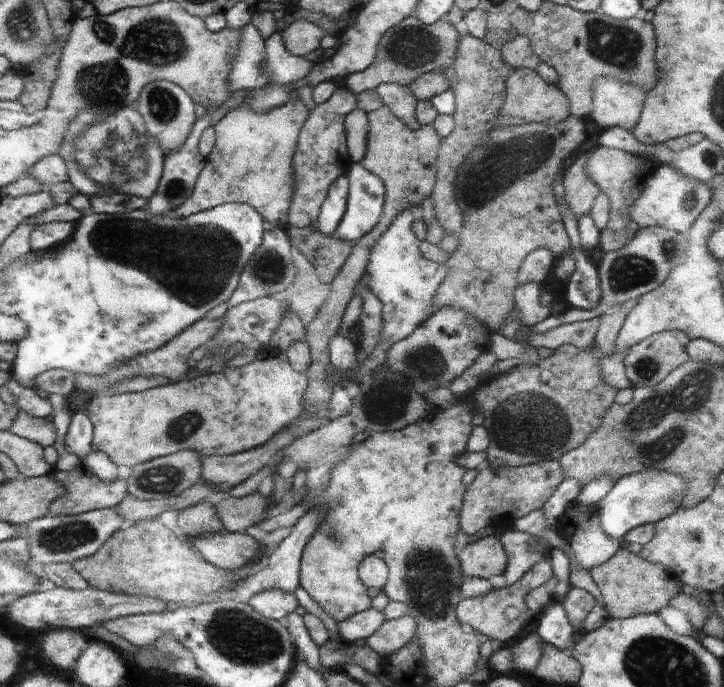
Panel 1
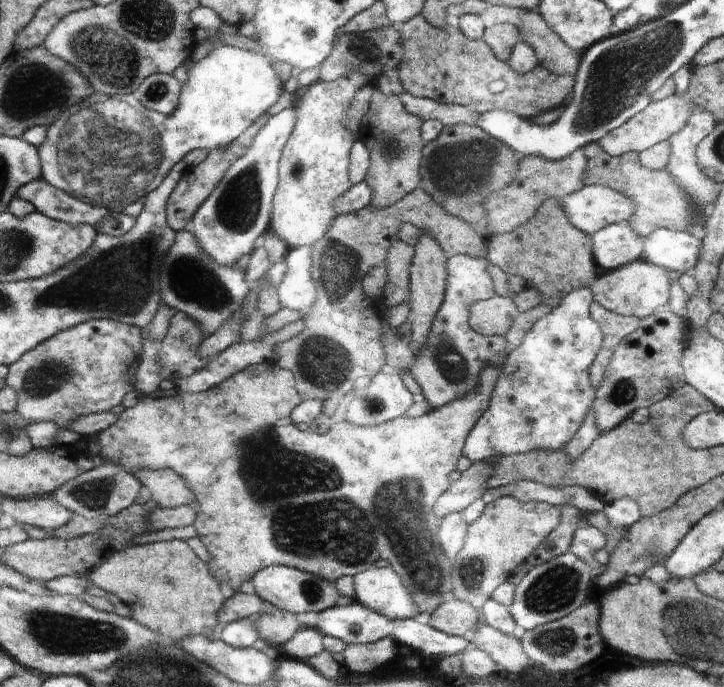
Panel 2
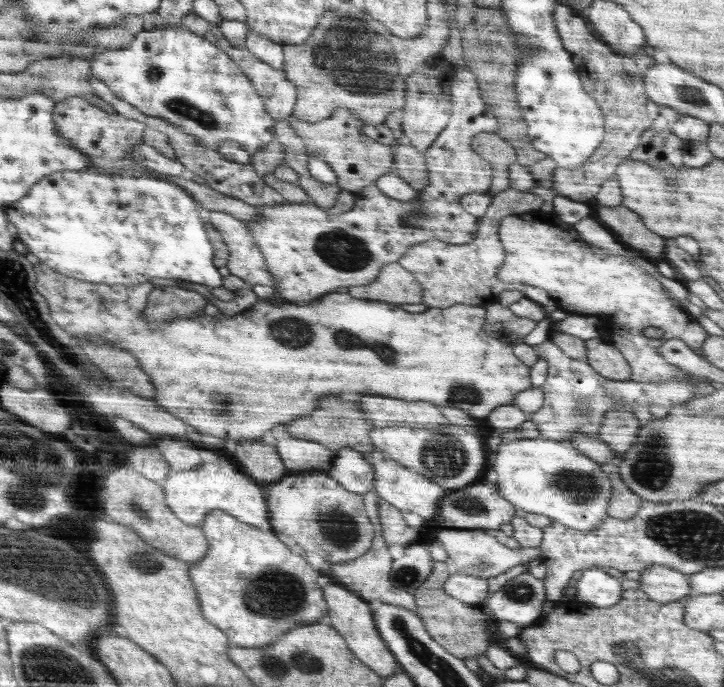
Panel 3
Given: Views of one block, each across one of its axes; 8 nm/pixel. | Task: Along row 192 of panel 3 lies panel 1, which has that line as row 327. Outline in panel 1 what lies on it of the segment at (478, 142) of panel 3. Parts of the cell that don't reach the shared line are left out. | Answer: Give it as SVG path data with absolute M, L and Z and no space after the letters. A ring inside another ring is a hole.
M572 116L556 126L530 123L522 125L492 128L488 134L488 143L476 146L471 154L458 168L455 181L455 197L462 214L463 227L460 230L458 248L452 253L446 266L448 277L436 290L435 302L432 306L446 308L446 282L448 282L448 304L469 312L492 333L500 333L500 326L515 309L516 278L519 278L518 268L522 268L526 259L540 248L548 248L556 260L569 256L571 242L567 236L566 224L563 222L564 206L552 194L552 186L556 180L556 168L560 170L562 162L574 154L574 150L584 142L586 126L582 120ZM480 280L482 280L482 296L480 296ZM468 296L476 300L468 302Z

